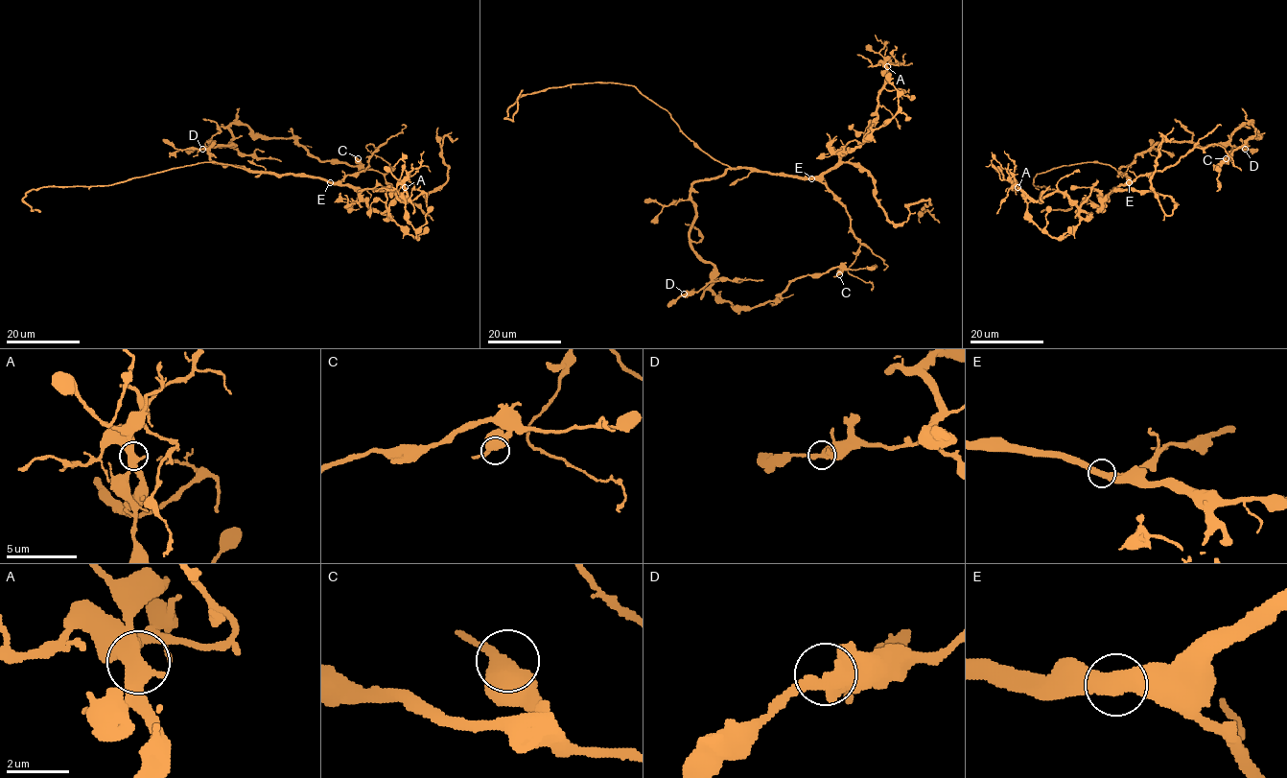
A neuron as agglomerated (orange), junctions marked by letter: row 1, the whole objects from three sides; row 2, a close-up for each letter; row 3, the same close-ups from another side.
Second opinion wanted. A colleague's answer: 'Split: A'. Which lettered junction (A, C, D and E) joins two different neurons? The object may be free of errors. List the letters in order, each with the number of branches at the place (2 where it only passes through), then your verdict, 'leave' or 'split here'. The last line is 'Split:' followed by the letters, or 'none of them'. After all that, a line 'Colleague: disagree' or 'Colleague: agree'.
A: branches 2; split here
C: branches 2; leave
D: branches 2; leave
E: branches 2; leave
Split: A
Colleague: agree

